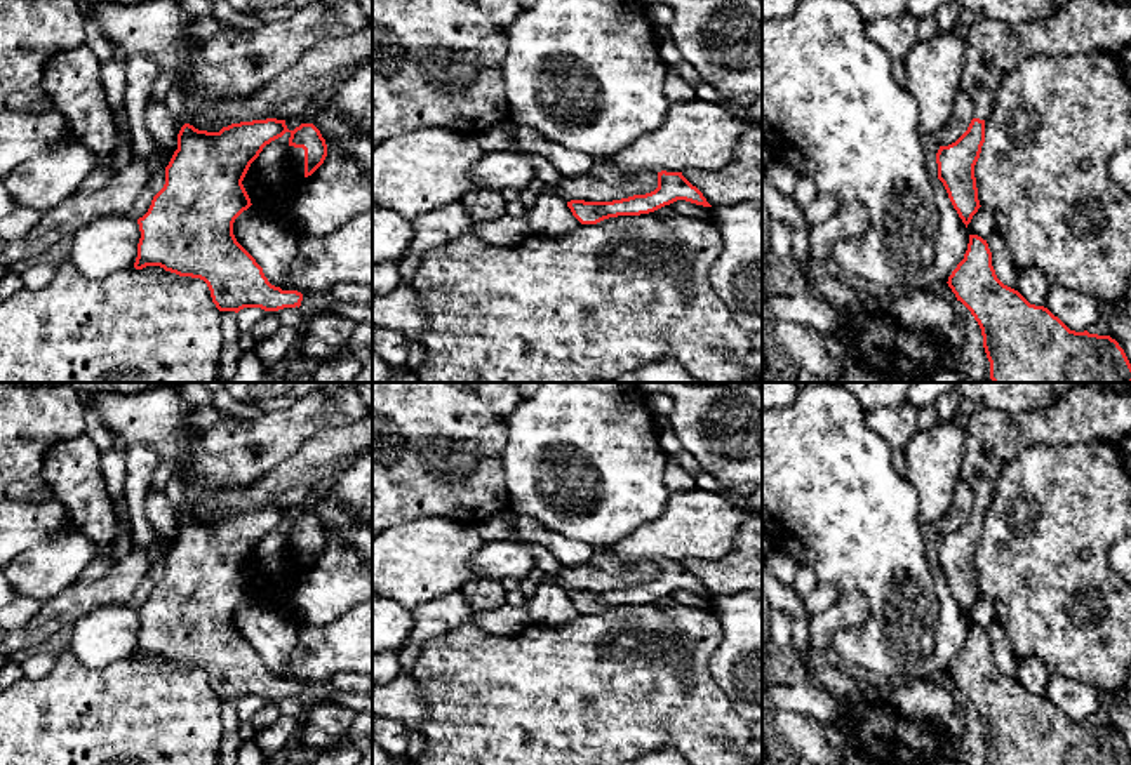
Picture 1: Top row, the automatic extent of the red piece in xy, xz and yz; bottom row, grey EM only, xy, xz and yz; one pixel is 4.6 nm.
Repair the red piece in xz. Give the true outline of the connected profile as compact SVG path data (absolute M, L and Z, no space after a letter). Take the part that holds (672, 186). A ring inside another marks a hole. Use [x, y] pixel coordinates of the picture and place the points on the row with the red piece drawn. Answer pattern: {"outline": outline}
{"outline": "M666 170L658 172L658 188L651 193L612 202L571 200L567 207L581 224L597 224L609 217L649 214L677 200L712 207L703 193L693 186L682 172Z"}

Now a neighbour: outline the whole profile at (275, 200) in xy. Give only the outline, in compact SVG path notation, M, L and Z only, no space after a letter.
M254 162L251 163L242 184L251 198L251 203L264 209L266 212L289 219L289 209L292 198L303 183L304 176L301 176L294 165L289 162L284 186L282 188L270 188L256 172Z

